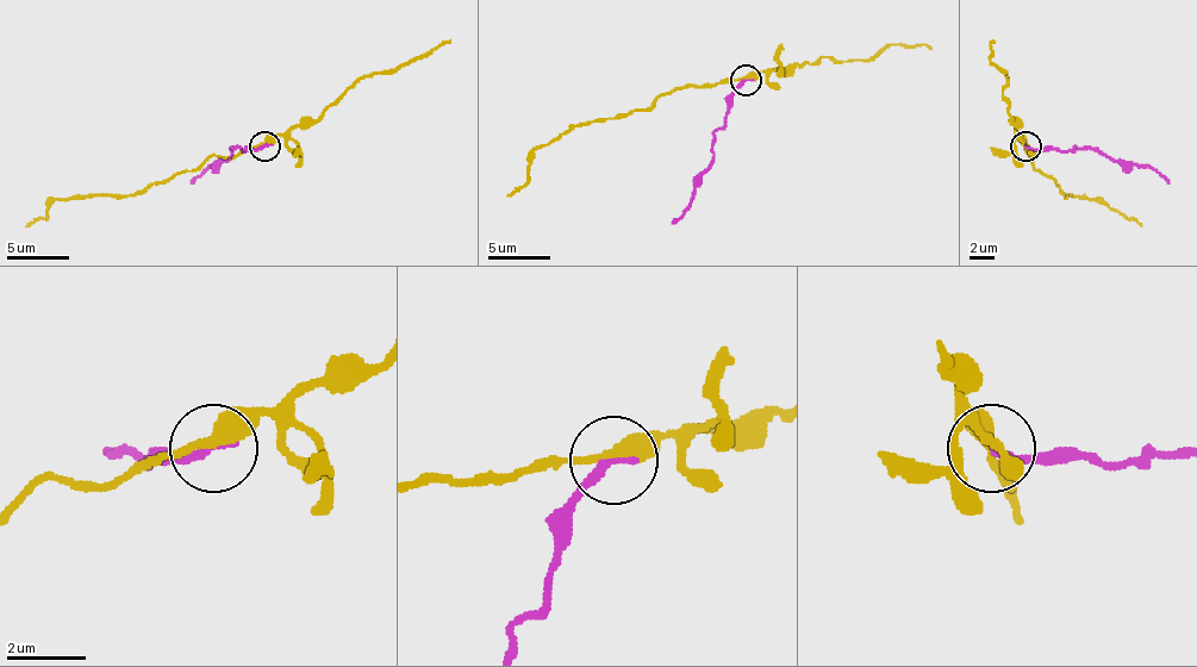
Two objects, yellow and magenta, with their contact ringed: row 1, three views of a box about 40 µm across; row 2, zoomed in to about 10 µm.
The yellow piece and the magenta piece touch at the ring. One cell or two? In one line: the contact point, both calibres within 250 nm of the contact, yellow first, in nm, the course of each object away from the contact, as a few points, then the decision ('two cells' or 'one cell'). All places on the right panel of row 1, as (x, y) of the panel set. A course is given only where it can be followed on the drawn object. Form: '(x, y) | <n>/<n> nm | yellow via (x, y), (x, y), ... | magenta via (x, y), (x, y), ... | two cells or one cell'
(1026, 147) | 320/240 nm | yellow via (1024, 145), (1037, 170), (1052, 179), (1065, 194), (1092, 198), (1142, 225) | magenta via (1024, 145), (1067, 151), (1096, 148), (1120, 163), (1148, 163), (1170, 182) | two cells

